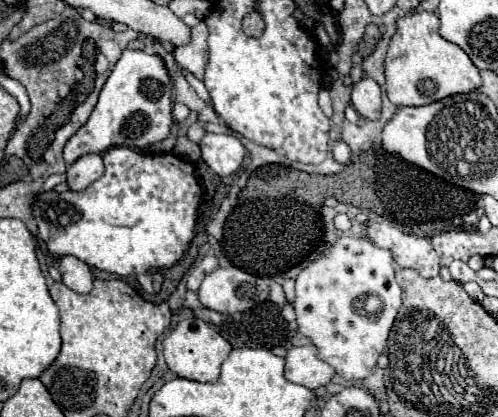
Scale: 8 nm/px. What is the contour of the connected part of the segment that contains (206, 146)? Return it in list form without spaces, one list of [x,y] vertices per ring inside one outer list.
[[[206,133],[204,139],[200,141],[200,149],[206,165],[222,177],[234,175],[240,169],[246,155],[244,145],[234,135]]]

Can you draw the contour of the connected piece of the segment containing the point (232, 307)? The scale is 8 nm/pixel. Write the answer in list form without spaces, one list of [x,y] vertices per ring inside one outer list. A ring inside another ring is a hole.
[[[220,267],[204,279],[198,297],[204,307],[218,313],[244,313],[268,301],[270,283],[238,267]]]

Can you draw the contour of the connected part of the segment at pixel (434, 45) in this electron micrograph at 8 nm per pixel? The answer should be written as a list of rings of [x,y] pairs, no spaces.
[[[410,13],[398,19],[398,31],[386,53],[386,93],[394,105],[420,107],[450,95],[470,93],[482,85],[478,67],[454,43],[438,35],[440,19],[436,13]]]

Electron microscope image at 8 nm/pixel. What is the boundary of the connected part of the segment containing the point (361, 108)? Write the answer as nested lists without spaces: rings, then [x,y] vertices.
[[[366,77],[360,83],[356,83],[352,89],[352,105],[362,117],[378,119],[382,109],[380,95],[382,95],[380,85],[372,77]]]

